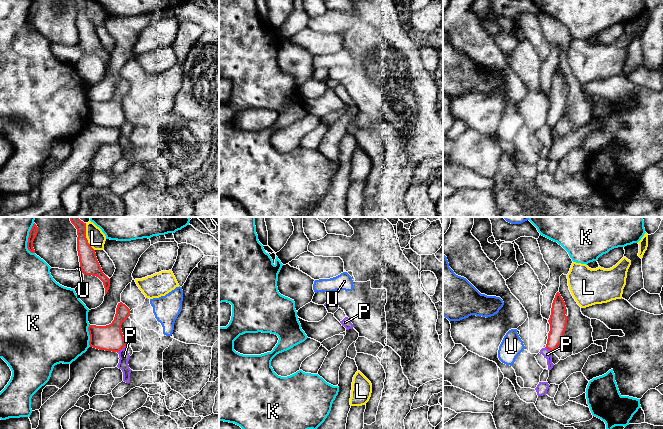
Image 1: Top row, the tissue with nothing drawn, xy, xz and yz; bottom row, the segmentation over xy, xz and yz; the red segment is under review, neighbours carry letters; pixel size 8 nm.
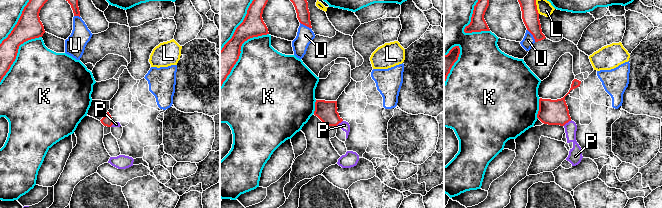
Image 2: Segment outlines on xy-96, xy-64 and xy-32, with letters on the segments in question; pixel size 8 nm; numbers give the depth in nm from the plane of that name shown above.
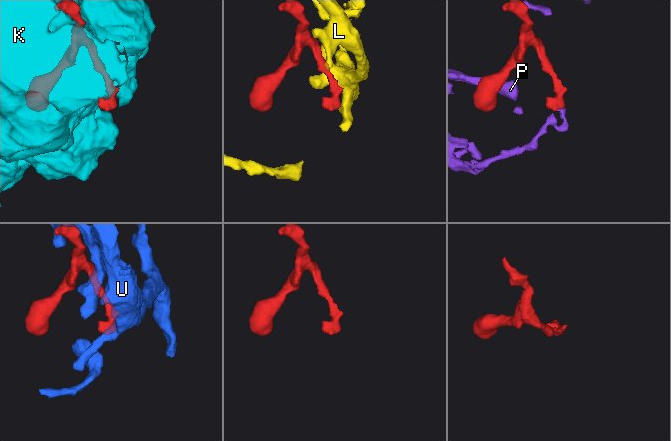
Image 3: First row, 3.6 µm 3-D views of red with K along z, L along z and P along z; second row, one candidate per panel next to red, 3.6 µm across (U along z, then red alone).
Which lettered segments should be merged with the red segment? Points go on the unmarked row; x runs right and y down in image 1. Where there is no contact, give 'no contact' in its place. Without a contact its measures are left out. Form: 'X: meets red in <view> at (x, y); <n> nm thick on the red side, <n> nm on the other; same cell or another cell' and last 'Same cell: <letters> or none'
K: meets red in xy at (28, 15); 70 nm thick on the red side, 320 nm on the other; another cell
L: meets red in xy at (85, 13); 150 nm thick on the red side, 150 nm on the other; another cell
P: meets red in xy at (121, 124); 200 nm thick on the red side, 90 nm on the other; another cell
U: meets red in xy at (81, 45); 150 nm thick on the red side, 20 nm on the other; another cell
Same cell: none

